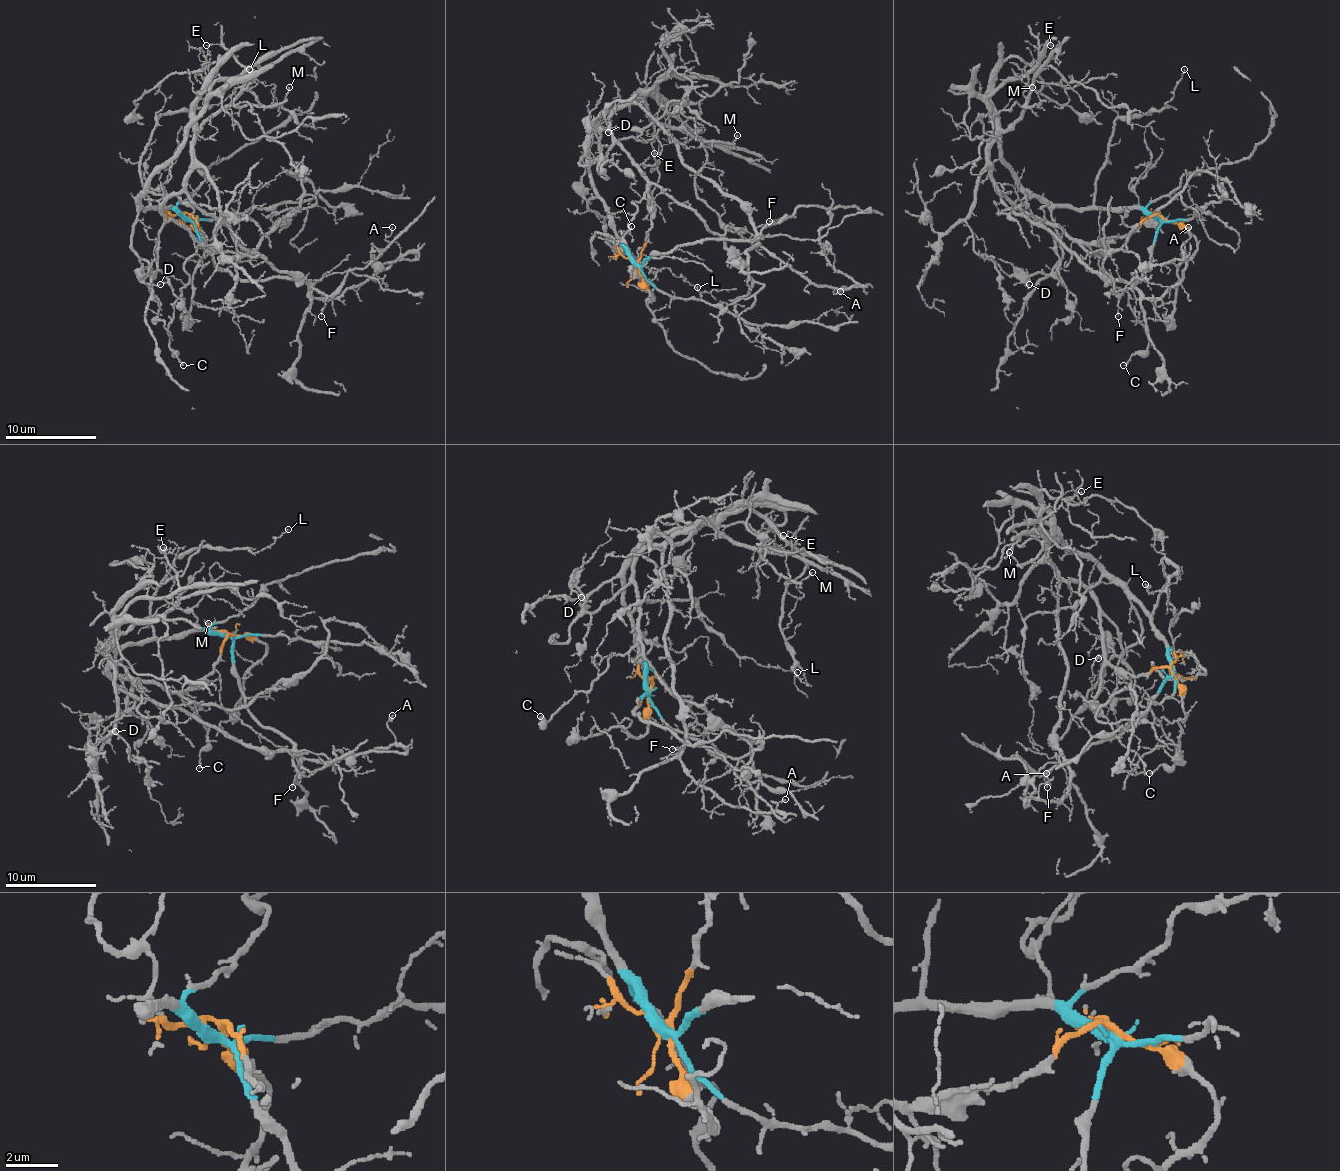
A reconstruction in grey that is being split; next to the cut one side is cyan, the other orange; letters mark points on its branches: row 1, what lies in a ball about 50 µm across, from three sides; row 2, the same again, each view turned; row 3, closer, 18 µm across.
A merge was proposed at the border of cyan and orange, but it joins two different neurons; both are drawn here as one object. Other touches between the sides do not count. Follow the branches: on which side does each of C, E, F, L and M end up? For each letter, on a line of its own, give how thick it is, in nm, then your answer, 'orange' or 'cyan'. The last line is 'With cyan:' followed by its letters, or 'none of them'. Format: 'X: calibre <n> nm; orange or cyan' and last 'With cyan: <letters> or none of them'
C: calibre 130 nm; orange
E: calibre 90 nm; cyan
F: calibre 70 nm; cyan
L: calibre 100 nm; cyan
M: calibre 120 nm; orange
With cyan: E, F, L

